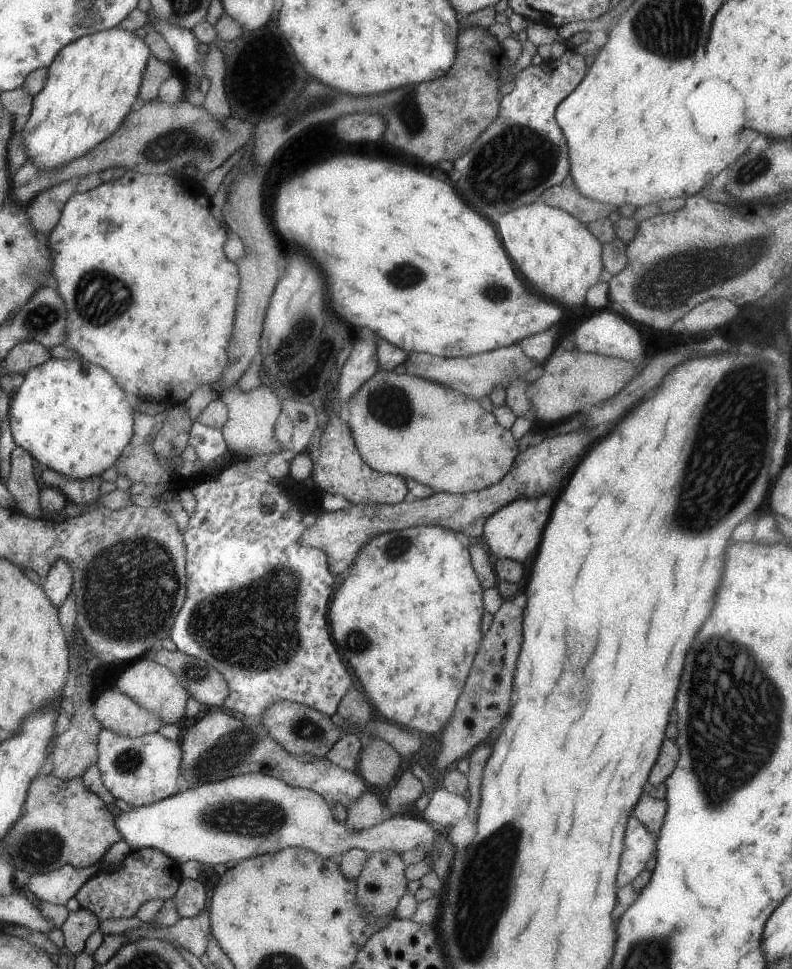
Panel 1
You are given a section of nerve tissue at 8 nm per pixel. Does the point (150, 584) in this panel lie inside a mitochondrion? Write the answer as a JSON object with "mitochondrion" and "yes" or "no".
{"mitochondrion":"yes"}

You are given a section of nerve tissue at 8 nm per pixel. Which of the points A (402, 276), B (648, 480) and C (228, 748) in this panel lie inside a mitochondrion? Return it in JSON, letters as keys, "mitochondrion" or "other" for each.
{"A":"mitochondrion","B":"other","C":"mitochondrion"}

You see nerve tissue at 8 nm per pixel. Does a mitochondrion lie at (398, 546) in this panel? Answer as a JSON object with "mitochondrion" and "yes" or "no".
{"mitochondrion":"yes"}

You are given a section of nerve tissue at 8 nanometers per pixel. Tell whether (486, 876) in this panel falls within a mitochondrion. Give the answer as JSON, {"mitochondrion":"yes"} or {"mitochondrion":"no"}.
{"mitochondrion":"yes"}

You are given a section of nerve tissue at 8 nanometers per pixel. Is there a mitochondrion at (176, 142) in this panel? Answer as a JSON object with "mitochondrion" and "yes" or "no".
{"mitochondrion":"yes"}

